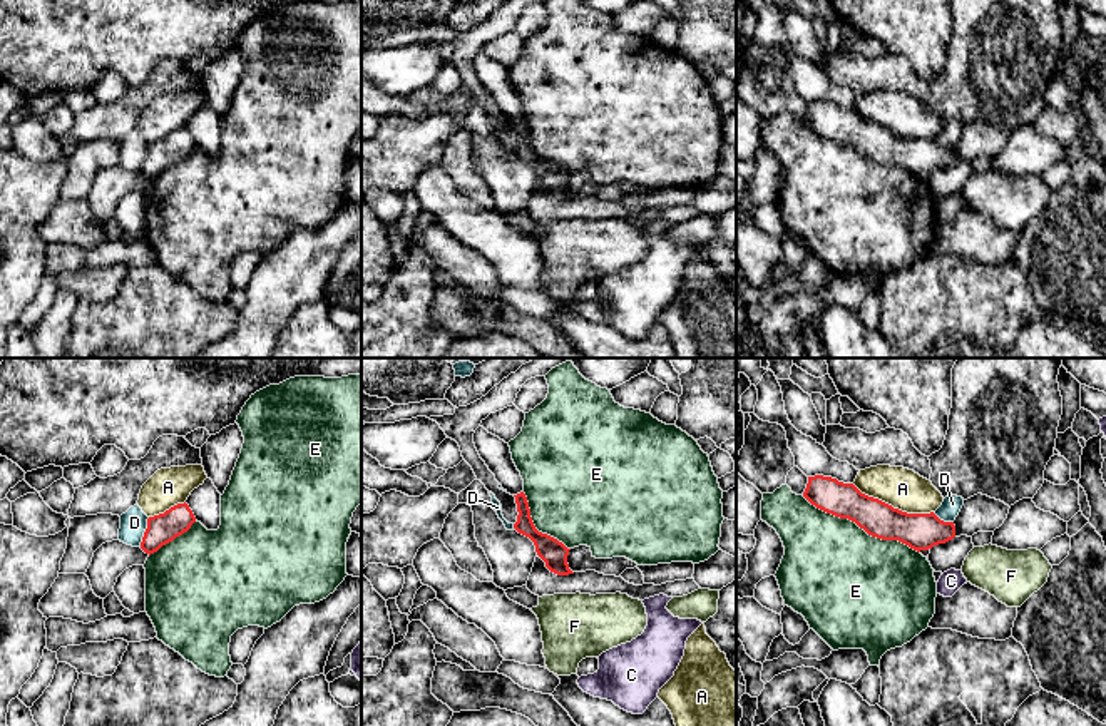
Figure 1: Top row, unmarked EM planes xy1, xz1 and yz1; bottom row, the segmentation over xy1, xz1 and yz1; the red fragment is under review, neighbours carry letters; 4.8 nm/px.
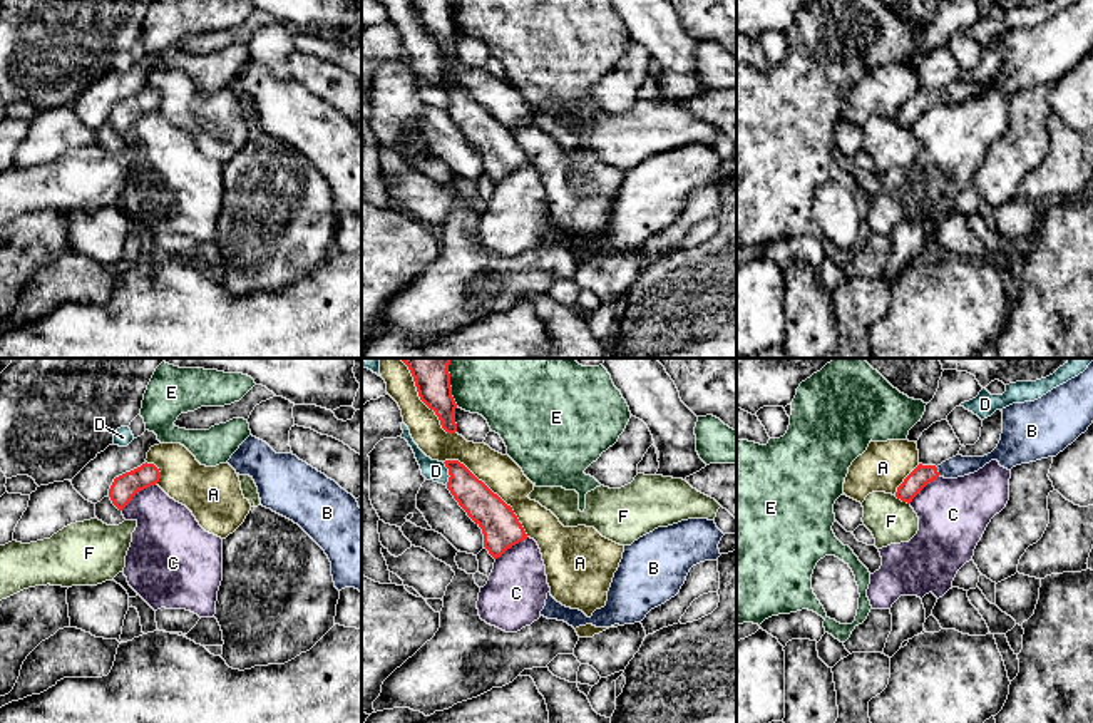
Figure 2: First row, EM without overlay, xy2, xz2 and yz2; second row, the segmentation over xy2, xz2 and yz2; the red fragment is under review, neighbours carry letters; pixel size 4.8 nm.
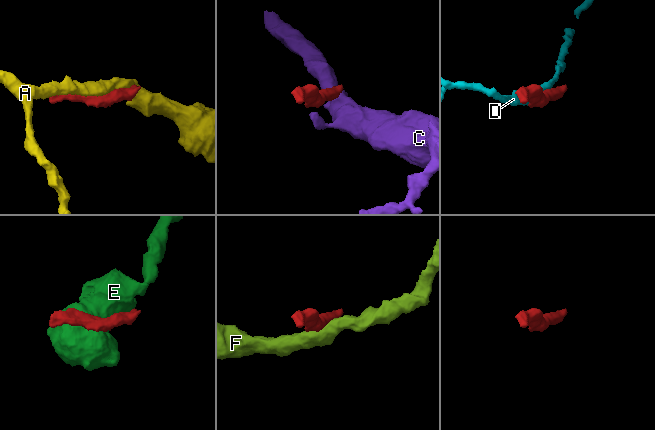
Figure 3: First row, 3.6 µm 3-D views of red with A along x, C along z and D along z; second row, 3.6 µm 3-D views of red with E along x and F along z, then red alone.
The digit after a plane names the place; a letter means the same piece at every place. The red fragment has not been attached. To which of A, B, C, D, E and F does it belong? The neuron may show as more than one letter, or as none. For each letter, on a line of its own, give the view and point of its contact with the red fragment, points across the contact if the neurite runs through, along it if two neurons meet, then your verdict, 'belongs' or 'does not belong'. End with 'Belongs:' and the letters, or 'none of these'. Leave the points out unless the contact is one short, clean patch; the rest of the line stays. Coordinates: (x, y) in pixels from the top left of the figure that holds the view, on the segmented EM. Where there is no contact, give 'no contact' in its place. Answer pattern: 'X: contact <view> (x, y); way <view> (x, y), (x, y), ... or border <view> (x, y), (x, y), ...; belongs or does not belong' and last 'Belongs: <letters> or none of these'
A: contact xz2 (491, 491); does not belong
B: contact yz2 (938, 472); way yz2 (921, 476), (938, 472), (958, 466); belongs
C: contact xy2 (138, 491); border xy2 (156, 482), (141, 489), (121, 509); does not belong
D: contact xy1 (144, 532); does not belong
E: contact yz1 (860, 527); does not belong
F: contact yz2 (903, 501); border yz2 (894, 496), (909, 504); does not belong
Belongs: B

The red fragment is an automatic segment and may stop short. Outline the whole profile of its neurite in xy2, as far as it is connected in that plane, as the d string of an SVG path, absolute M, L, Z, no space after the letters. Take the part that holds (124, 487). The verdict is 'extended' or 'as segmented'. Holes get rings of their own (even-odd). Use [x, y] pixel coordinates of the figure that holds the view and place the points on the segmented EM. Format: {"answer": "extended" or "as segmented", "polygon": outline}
{"answer": "as segmented", "polygon": "M146 462L141 467L115 477L109 489L112 504L122 510L139 490L156 485L159 475L159 469L154 464Z"}

